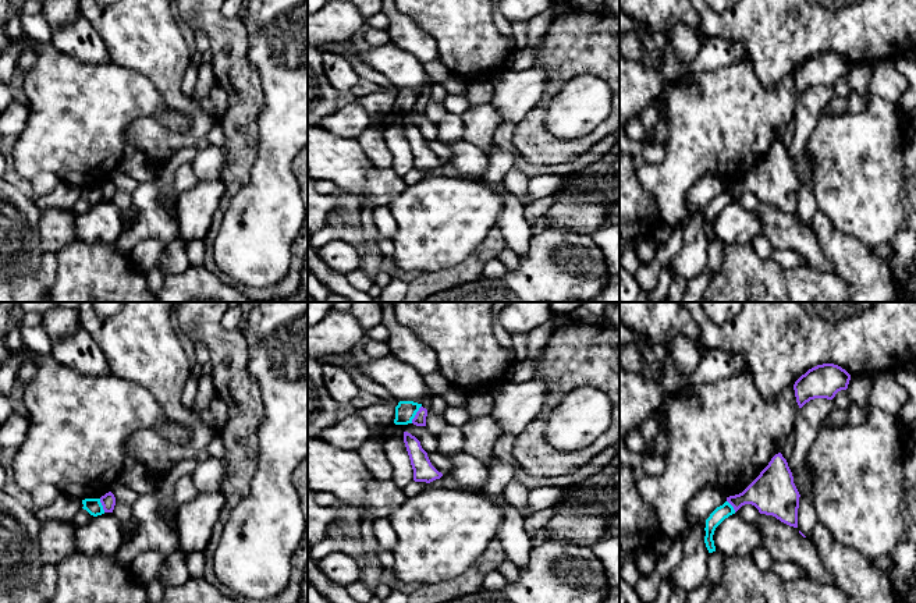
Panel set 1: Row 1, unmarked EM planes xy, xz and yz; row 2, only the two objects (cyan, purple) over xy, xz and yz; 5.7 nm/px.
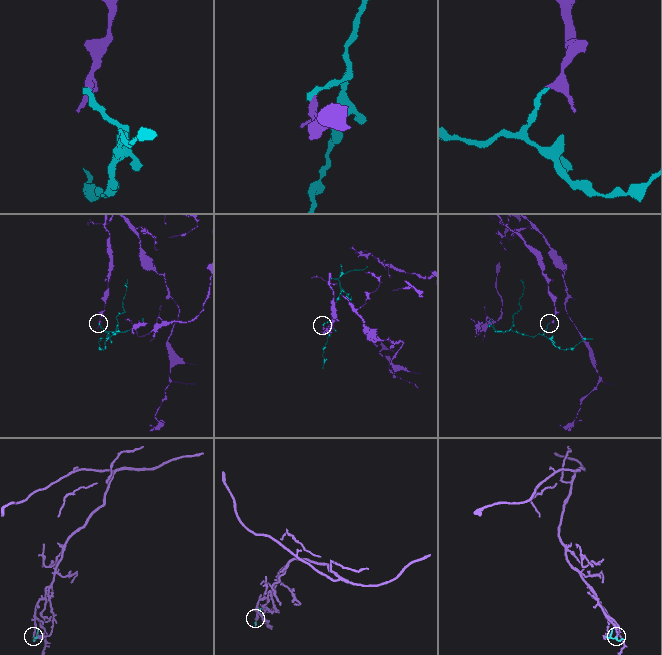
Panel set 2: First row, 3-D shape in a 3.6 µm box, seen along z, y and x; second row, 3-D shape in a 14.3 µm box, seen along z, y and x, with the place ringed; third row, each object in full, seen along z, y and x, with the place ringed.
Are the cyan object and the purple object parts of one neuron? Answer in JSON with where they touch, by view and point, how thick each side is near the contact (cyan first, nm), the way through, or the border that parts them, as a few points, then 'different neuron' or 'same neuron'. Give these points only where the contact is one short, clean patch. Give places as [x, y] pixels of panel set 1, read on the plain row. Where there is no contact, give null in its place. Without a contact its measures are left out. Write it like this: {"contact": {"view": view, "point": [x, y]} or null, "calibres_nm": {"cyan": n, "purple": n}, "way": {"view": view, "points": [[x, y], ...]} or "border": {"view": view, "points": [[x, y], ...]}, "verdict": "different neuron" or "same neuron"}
{"contact": {"view": "xz", "point": [415, 102]}, "calibres_nm": {"cyan": 120, "purple": 70}, "border": {"view": "xz", "points": [[421, 94], [411, 110]]}, "verdict": "different neuron"}

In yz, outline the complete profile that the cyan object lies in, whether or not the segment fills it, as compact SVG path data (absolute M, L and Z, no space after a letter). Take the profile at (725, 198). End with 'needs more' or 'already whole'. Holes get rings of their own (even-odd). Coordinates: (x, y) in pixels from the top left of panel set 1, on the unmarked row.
M725 189L722 194L717 195L710 205L706 207L706 224L704 224L704 231L709 238L709 241L716 240L713 223L716 216L729 203L735 202L734 195Z | already whole

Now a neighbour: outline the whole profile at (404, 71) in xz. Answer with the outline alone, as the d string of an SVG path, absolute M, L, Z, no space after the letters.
M362 32L354 36L354 42L362 63L384 74L395 89L422 92L427 82L434 84L423 63L393 43L372 46L363 39Z

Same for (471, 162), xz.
M466 139L445 143L451 150L450 163L464 178L484 181L489 157Z

